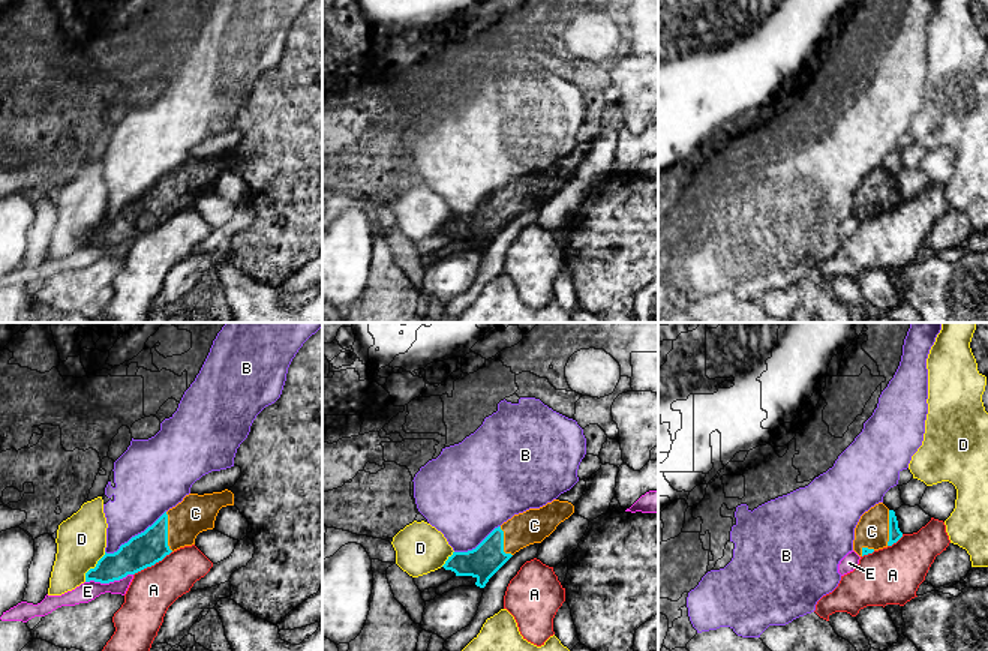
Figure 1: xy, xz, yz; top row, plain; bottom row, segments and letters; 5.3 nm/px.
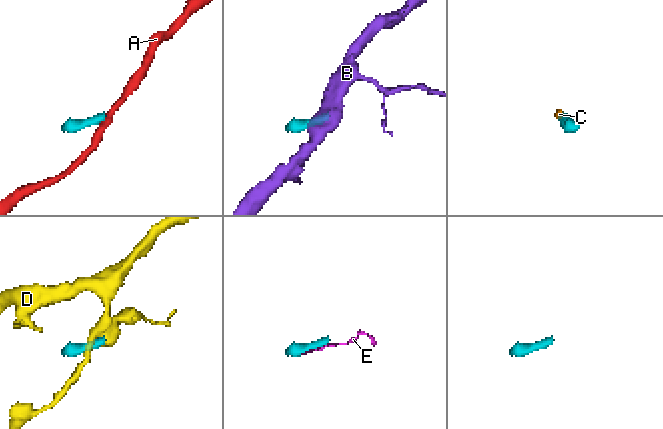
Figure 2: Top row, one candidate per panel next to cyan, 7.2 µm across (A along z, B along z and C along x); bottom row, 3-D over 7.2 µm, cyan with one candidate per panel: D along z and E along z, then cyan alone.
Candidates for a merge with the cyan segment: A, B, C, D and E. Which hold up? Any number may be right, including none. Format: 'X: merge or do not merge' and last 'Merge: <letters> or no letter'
A: do not merge
B: do not merge
C: merge
D: do not merge
E: do not merge
Merge: C

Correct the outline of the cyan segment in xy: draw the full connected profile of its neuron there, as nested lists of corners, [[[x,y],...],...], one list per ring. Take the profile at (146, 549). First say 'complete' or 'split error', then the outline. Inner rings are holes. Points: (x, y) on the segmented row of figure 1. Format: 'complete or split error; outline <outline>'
split error; outline [[[228,489],[213,494],[189,494],[165,512],[144,532],[132,537],[114,554],[106,554],[85,573],[85,582],[109,584],[162,561],[171,552],[195,544],[199,532],[213,530],[222,507],[234,506]]]

